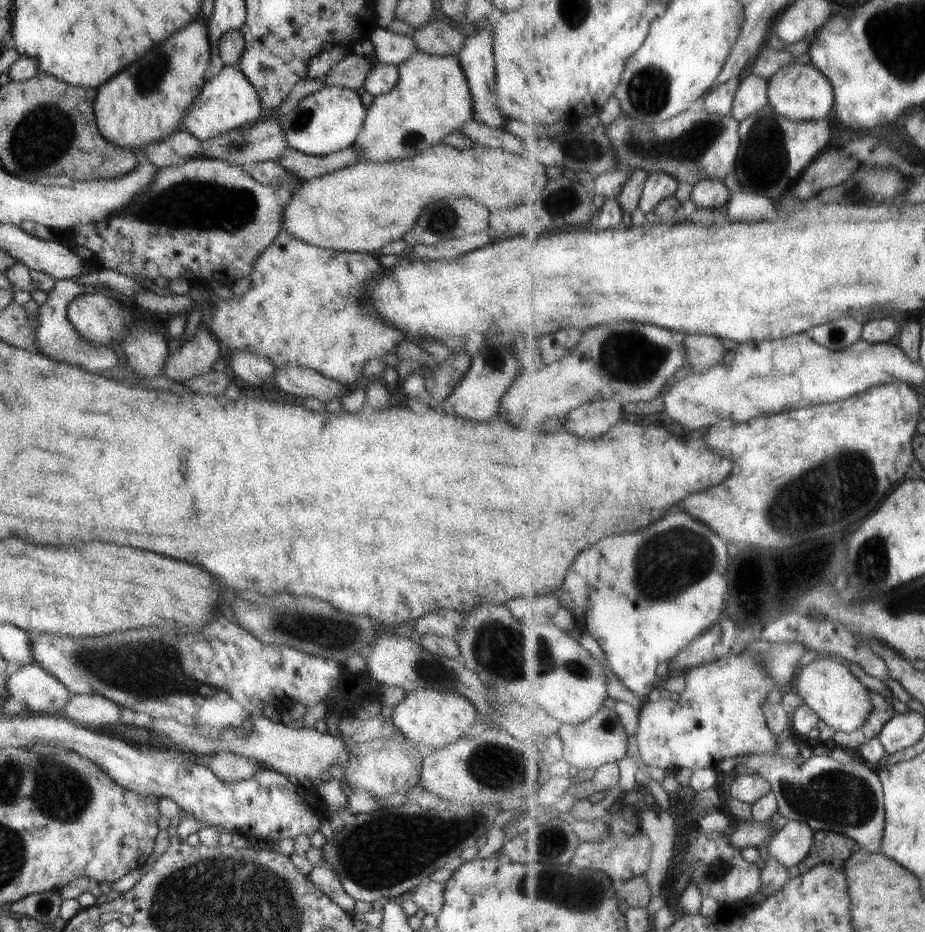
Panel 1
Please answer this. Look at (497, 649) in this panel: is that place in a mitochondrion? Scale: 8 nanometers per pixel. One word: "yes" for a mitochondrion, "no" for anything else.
yes

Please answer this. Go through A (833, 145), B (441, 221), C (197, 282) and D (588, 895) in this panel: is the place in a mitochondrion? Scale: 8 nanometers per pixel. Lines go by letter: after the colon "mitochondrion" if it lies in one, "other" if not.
A: other
B: mitochondrion
C: other
D: mitochondrion

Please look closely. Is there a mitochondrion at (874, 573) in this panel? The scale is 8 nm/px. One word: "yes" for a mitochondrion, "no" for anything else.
yes

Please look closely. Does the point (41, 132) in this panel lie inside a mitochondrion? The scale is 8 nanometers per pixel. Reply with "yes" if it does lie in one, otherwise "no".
yes

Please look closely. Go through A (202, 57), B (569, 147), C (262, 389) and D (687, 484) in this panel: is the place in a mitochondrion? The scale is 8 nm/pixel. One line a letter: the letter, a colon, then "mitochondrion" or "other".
A: other
B: other
C: other
D: other

